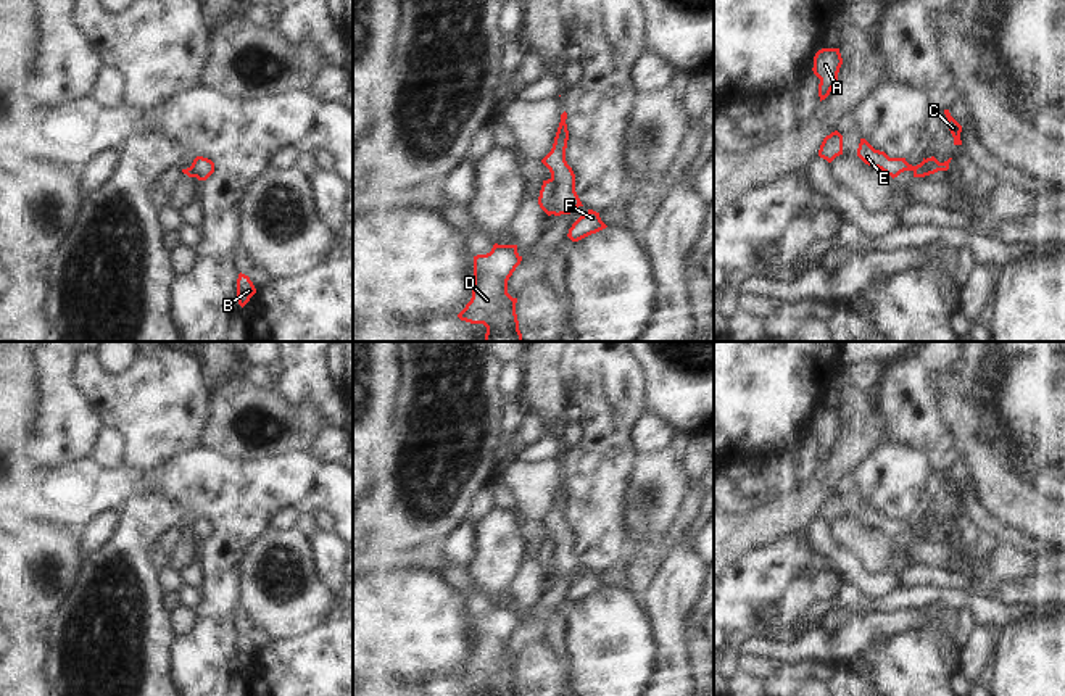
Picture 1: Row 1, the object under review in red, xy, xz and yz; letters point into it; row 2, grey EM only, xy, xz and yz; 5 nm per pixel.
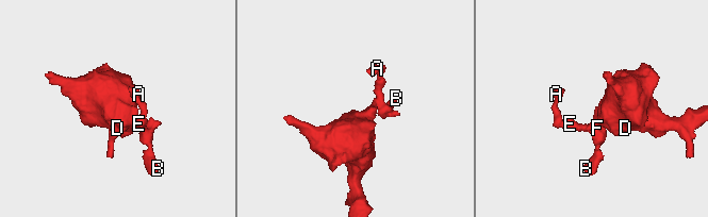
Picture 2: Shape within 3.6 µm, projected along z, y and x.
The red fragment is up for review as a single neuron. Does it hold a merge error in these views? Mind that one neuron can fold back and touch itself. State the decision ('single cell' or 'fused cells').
fused cells

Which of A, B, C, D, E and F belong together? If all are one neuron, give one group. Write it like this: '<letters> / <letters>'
A B E F / C D

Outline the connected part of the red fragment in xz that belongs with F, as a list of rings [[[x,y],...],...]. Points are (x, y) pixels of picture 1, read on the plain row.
[[[588,570],[586,575],[580,577],[569,590],[567,598],[572,603],[578,603],[591,594],[596,594],[607,586],[601,582],[599,574]]]

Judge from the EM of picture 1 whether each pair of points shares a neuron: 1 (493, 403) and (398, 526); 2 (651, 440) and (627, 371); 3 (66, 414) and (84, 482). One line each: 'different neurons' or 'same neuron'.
1: same neuron
2: different neurons
3: different neurons

